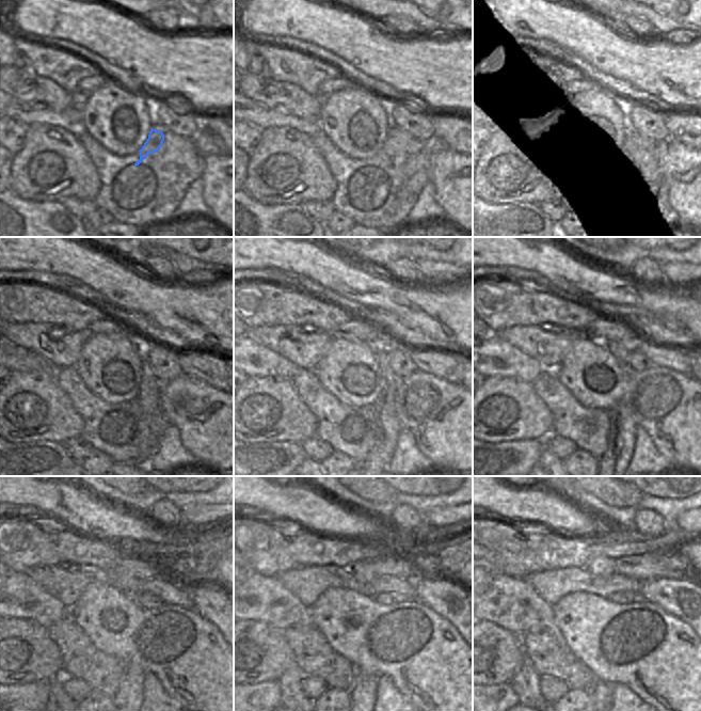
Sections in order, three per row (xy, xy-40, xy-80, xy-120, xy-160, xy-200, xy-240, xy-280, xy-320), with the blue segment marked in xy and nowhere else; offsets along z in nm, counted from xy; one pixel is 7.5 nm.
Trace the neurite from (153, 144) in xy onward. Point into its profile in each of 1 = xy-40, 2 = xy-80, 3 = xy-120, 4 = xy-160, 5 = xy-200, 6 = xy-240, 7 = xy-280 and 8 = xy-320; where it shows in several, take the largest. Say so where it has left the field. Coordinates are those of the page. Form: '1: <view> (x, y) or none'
1: xy-40 (393, 141)
2: xy-80 (632, 140)
3: xy-120 (149, 386)
4: xy-160 (388, 377)
5: xy-200 (619, 351)
6: xy-240 (118, 577)
7: xy-280 (363, 570)
8: xy-320 (600, 566)

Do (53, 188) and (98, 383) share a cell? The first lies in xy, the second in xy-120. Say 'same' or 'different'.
different

